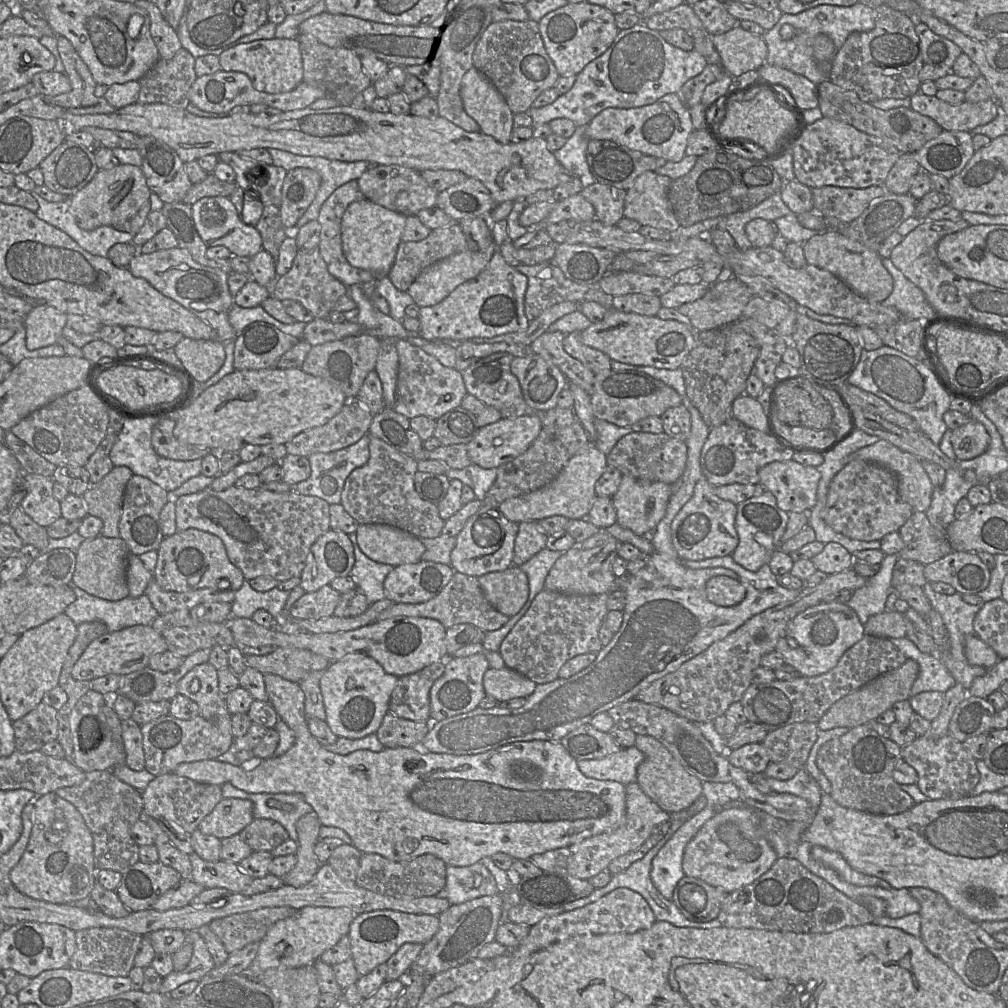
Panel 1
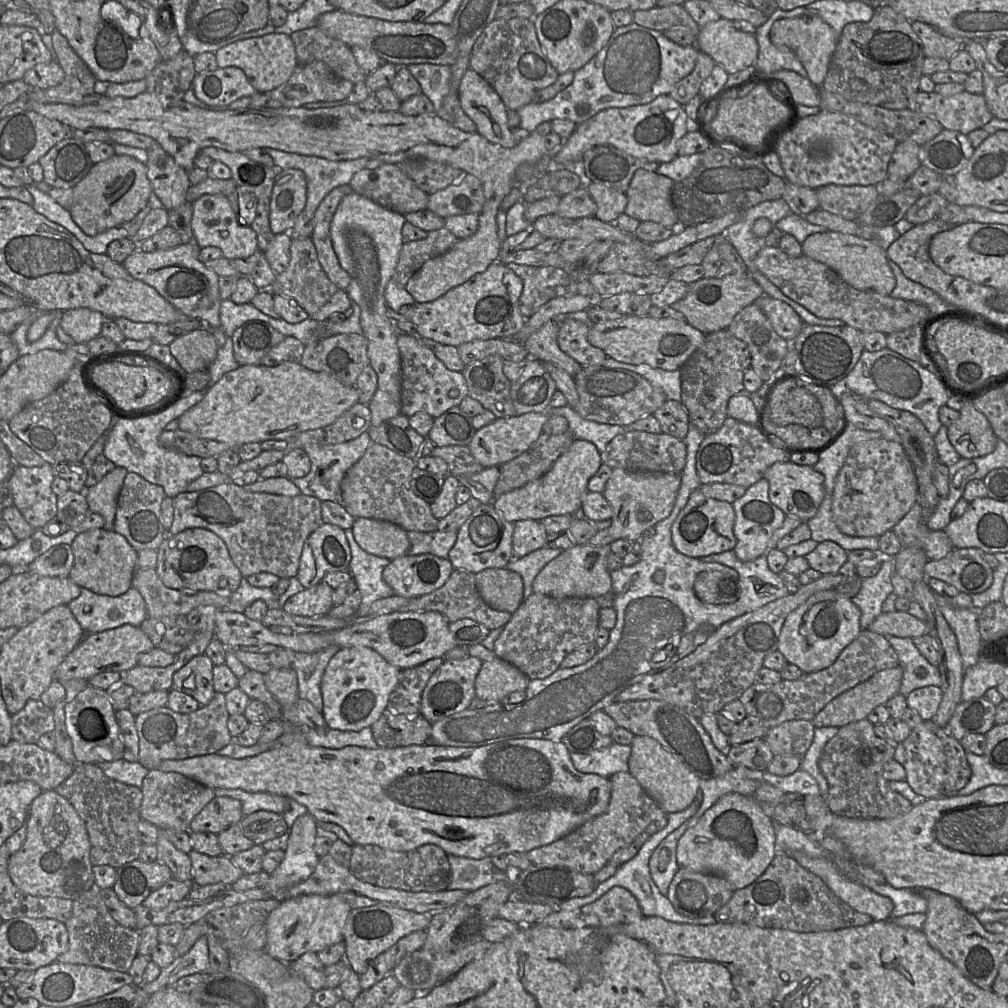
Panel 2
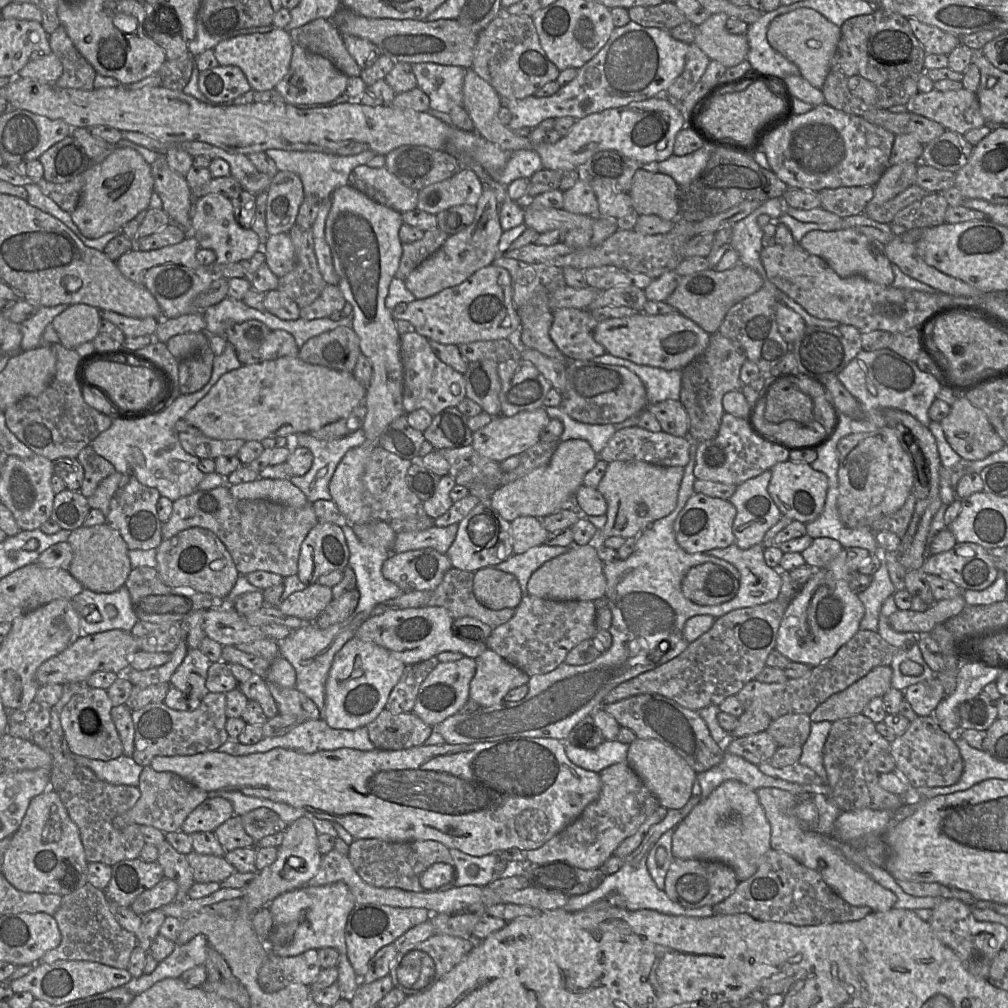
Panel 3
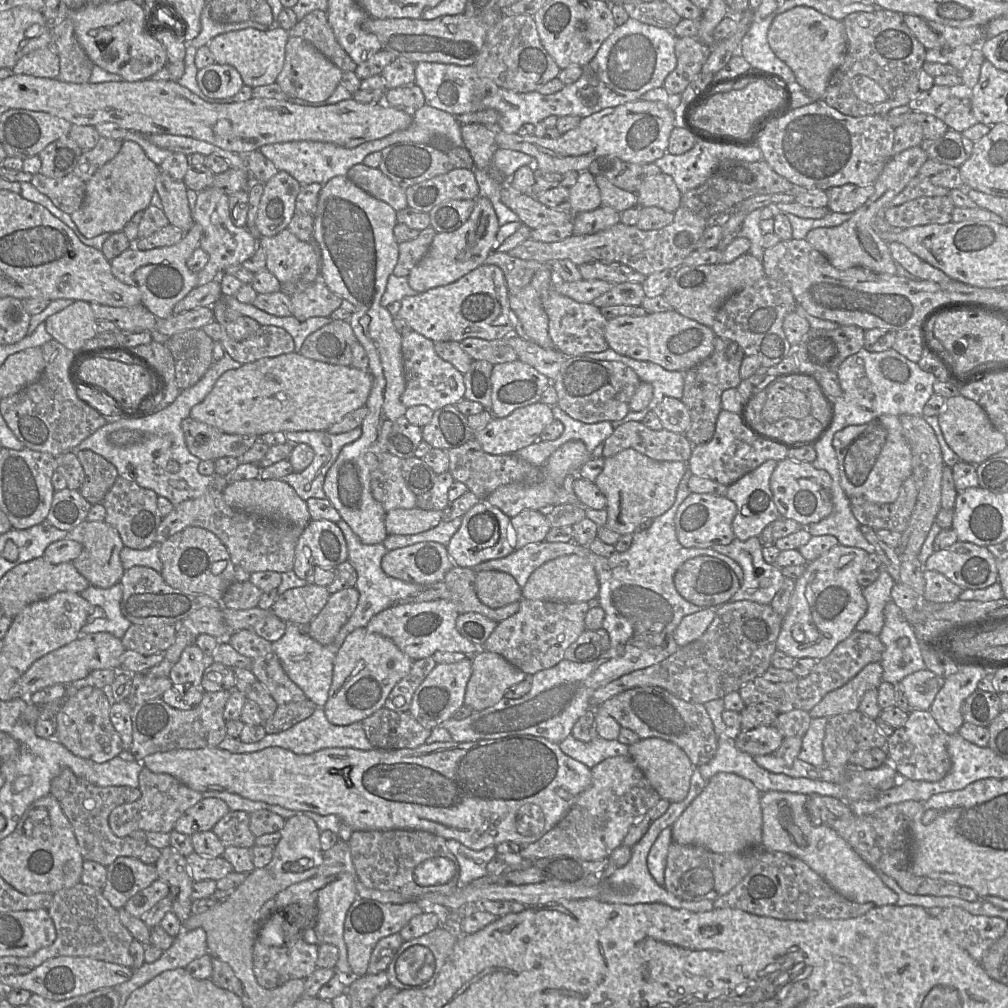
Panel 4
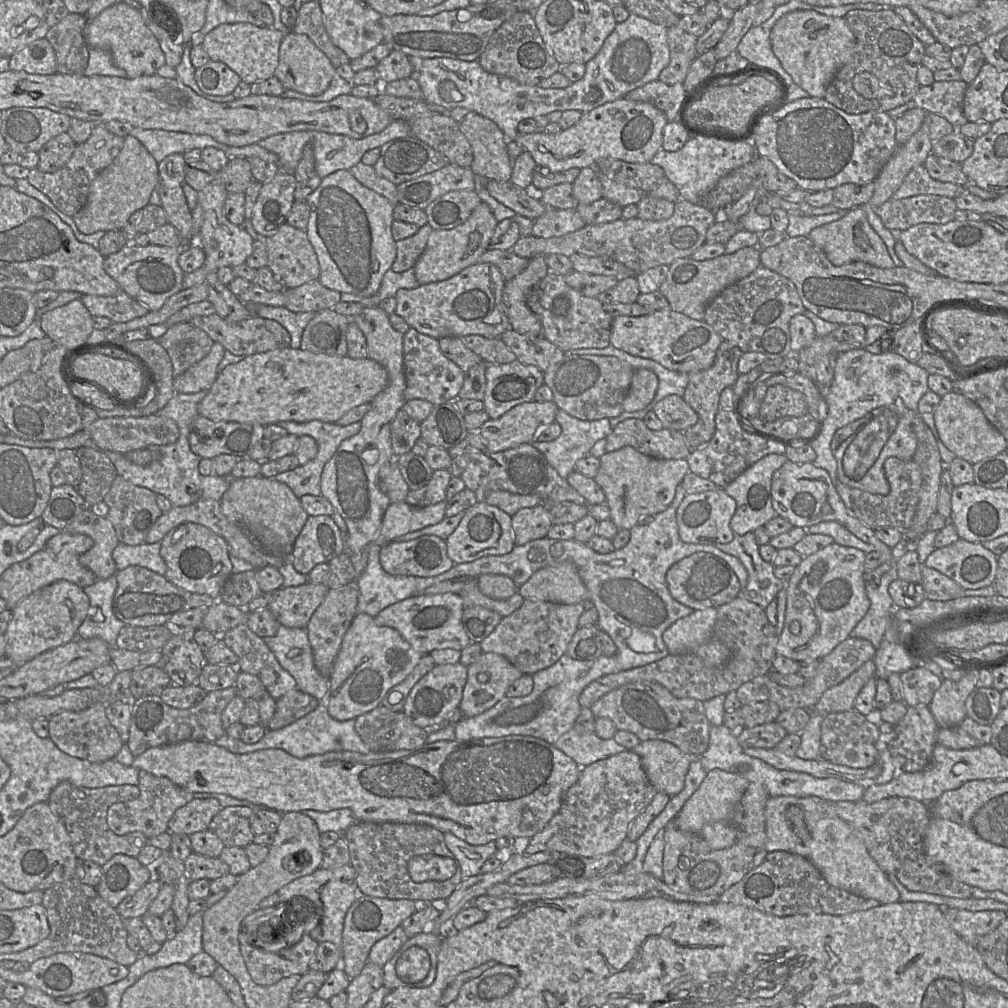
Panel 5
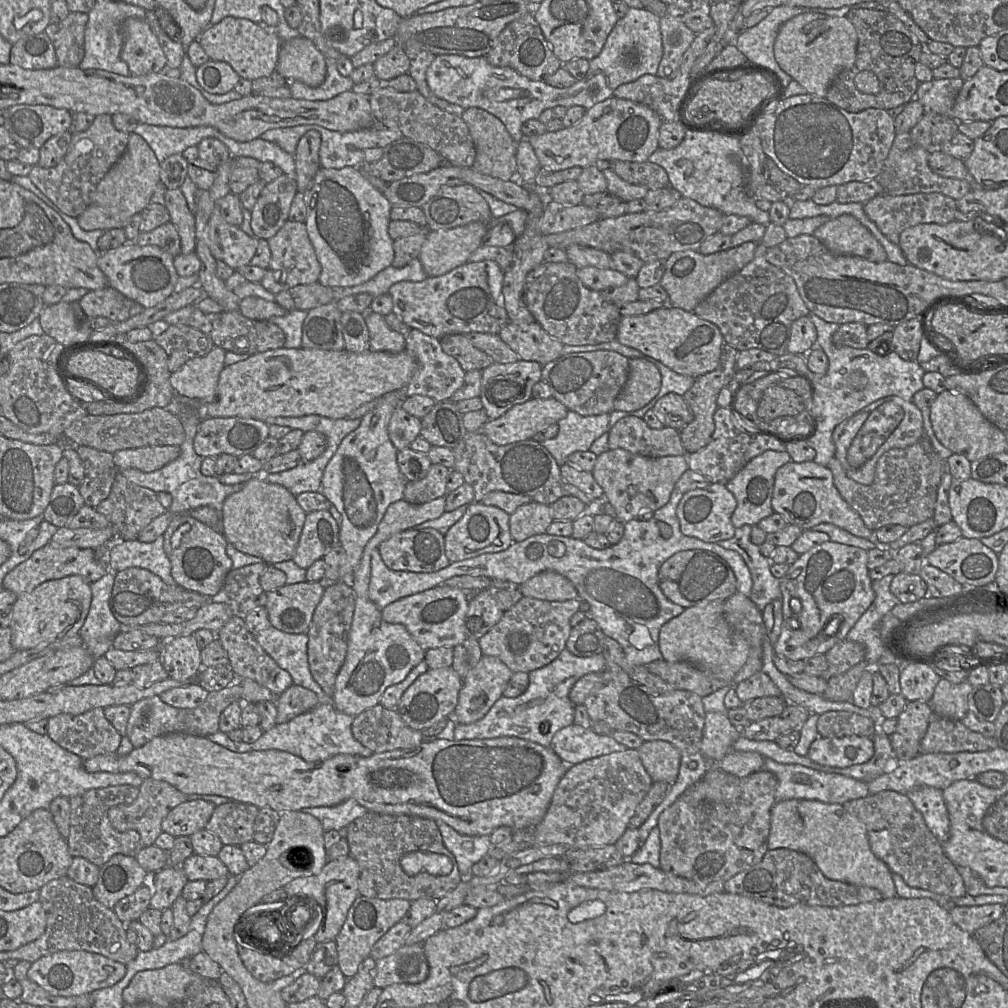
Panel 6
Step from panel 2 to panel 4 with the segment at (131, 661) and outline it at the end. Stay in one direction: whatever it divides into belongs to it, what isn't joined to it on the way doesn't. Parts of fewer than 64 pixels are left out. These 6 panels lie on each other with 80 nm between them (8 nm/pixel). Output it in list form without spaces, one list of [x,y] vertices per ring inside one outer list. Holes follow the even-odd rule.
[[[107,632],[88,634],[36,660],[19,678],[20,698],[29,698],[35,692],[56,684],[68,685],[83,679],[95,670],[121,670],[123,654],[126,651],[121,639]]]

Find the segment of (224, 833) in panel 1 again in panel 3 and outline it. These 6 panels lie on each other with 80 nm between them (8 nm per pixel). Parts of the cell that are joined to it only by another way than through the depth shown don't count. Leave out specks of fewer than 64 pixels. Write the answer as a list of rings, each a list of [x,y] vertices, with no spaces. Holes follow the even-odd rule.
[[[222,797],[206,799],[184,821],[181,831],[192,835],[196,832],[214,832],[234,814],[231,802]]]

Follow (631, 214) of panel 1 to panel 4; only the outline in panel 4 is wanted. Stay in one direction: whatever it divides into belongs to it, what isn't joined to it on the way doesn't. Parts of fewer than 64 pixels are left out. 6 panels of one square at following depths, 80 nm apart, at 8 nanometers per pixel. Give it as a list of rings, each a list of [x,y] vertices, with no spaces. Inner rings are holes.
[[[665,173],[649,176],[636,192],[637,206],[655,206],[674,213],[681,205],[681,193],[673,178]]]

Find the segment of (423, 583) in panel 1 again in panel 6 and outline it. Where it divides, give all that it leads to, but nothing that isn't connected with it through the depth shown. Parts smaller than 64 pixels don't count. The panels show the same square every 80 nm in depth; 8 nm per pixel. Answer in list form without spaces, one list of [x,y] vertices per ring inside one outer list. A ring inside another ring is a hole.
[[[411,528],[395,533],[377,549],[391,570],[428,573],[450,564],[445,554],[444,535],[433,528]]]

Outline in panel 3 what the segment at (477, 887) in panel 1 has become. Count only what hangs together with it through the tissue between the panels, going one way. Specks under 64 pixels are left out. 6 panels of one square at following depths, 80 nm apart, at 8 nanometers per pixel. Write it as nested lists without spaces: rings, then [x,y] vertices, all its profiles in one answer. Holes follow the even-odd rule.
[[[451,848],[449,852],[456,871],[455,887],[466,885],[484,887],[495,879],[494,865],[499,853],[477,857],[454,848]]]

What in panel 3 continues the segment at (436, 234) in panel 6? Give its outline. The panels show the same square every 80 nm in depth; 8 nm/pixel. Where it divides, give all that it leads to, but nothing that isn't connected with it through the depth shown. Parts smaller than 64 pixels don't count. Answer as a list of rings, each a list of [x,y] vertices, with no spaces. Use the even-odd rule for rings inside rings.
[[[484,188],[476,204],[473,222],[460,232],[449,235],[437,252],[414,269],[405,280],[406,288],[416,299],[425,299],[443,289],[461,284],[497,258],[502,232],[496,195],[491,188]]]

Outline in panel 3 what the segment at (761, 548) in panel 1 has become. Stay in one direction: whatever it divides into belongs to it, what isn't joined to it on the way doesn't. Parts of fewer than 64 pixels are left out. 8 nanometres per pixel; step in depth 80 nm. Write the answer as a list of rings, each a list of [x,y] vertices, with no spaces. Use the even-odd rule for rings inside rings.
[[[766,470],[738,485],[729,499],[736,508],[733,533],[740,549],[761,544],[766,532],[782,517],[768,492],[770,479],[771,470]]]

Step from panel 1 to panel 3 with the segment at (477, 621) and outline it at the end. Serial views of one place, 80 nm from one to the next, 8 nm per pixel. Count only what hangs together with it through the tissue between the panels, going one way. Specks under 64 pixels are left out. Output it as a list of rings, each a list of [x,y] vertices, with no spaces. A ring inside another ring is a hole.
[[[451,567],[443,576],[441,583],[433,591],[427,606],[445,608],[452,618],[475,618],[492,629],[509,621],[514,608],[492,610],[476,599],[473,592],[474,572]]]

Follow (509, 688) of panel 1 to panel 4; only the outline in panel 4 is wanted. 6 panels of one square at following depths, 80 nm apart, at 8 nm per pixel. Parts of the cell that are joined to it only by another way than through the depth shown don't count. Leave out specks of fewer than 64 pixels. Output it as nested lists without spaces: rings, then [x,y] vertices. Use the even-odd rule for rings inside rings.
[[[481,651],[473,656],[464,705],[480,711],[496,704],[507,689],[528,676],[495,652]]]

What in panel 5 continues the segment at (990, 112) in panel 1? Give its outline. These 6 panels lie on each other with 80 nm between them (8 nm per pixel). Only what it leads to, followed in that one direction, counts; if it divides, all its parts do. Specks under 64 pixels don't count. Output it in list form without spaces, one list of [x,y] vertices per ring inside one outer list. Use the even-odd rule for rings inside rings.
[[[963,80],[934,81],[929,86],[920,86],[910,103],[926,113],[935,113],[944,117],[957,130],[968,122],[963,114],[967,86]]]

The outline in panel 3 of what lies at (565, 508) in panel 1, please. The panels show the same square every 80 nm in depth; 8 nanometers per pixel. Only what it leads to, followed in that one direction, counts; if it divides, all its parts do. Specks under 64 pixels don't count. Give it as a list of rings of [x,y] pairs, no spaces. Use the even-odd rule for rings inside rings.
[[[570,439],[559,442],[547,465],[538,467],[508,484],[500,485],[491,496],[491,507],[509,522],[521,516],[544,518],[564,508],[585,516],[574,496],[583,485],[585,474],[595,466],[598,459],[599,454],[585,440]]]

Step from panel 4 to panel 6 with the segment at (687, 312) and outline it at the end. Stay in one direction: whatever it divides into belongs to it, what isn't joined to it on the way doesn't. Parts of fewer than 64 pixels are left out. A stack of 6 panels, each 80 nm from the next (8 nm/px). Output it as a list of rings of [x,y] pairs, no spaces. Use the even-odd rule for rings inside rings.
[[[749,241],[737,247],[708,255],[694,250],[671,254],[666,259],[665,272],[659,283],[669,295],[669,305],[693,312],[695,307],[716,287],[753,260],[756,247],[756,242]]]

